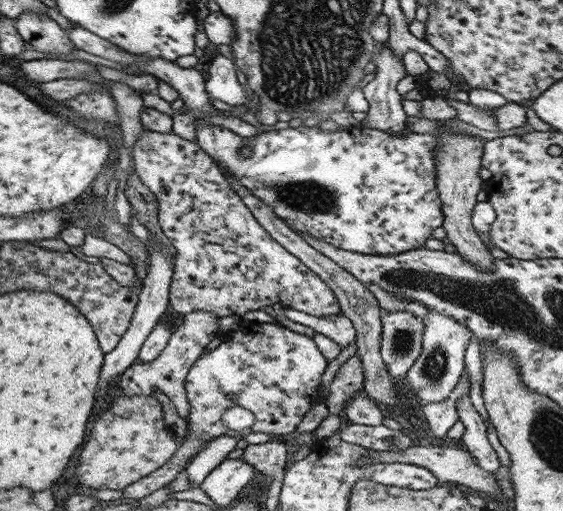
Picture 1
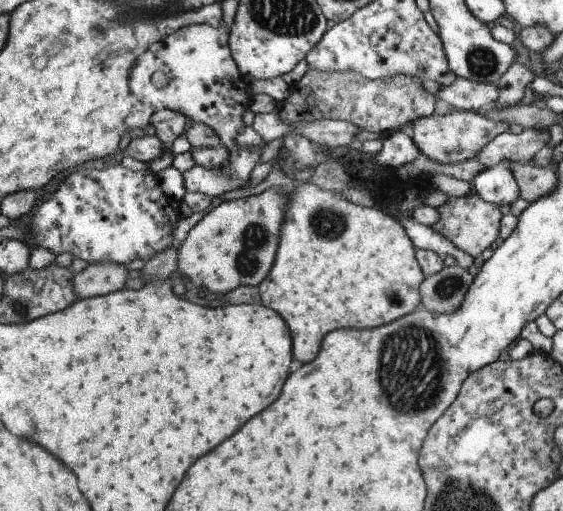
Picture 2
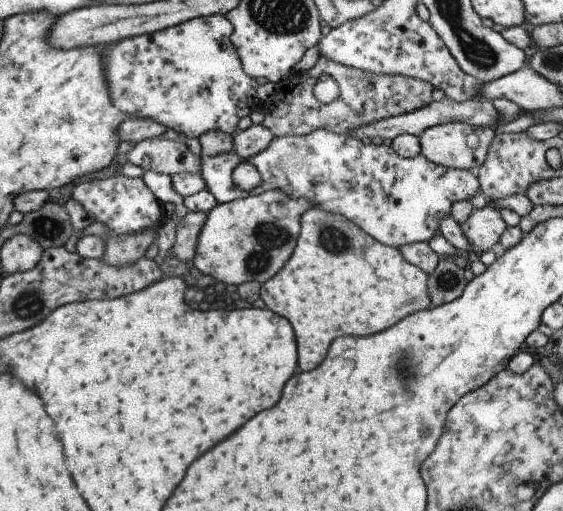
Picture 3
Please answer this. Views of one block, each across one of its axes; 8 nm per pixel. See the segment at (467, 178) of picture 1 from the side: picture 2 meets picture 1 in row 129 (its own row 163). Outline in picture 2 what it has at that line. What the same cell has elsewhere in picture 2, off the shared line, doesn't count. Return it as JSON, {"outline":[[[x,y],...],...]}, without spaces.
{"outline":[[[453,109],[443,115],[432,113],[412,120],[409,135],[421,156],[439,164],[451,164],[475,158],[475,154],[485,144],[489,144],[499,133],[505,131],[509,131],[508,124],[493,122],[489,118],[483,118],[481,114],[475,114],[475,111]]]}

